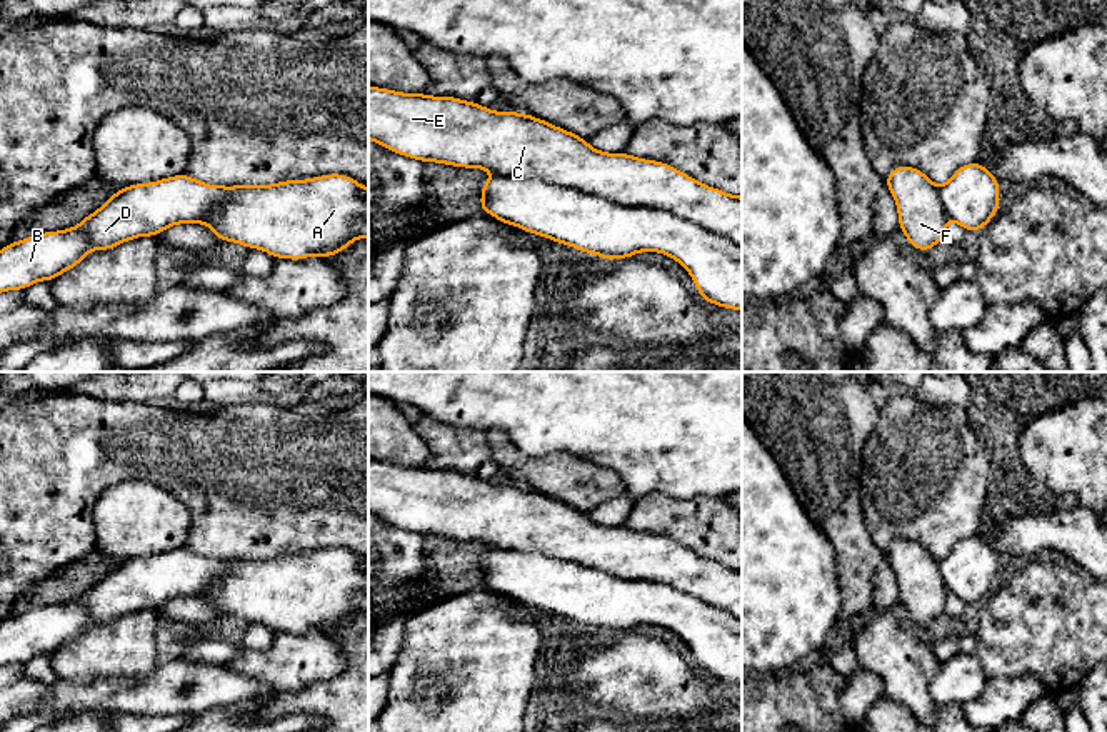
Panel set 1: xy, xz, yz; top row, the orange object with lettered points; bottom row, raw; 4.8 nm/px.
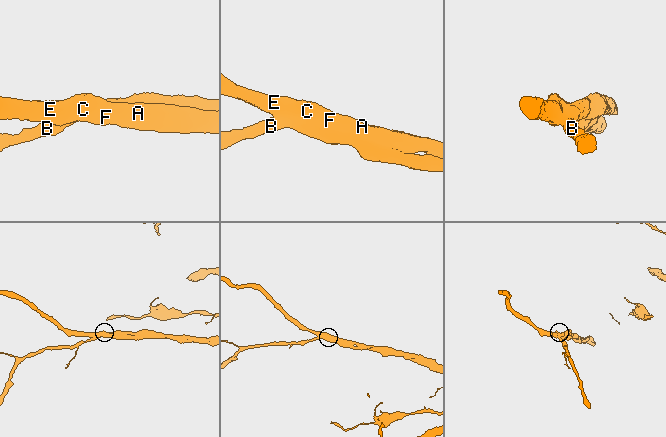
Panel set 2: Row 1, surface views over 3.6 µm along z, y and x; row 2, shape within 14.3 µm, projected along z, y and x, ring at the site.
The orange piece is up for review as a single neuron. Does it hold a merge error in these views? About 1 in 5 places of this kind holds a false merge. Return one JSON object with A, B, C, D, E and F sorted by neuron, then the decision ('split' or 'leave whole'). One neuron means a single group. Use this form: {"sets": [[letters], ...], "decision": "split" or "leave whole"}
{"sets": [["A", "B", "C", "D", "E", "F"]], "decision": "leave whole"}

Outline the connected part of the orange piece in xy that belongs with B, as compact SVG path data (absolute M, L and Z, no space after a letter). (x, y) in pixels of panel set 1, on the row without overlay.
M185 547L123 560L78 599L42 605L0 624L0 667L52 655L75 642L92 624L110 624L137 610L155 610L172 599L203 597L220 615L258 622L273 632L303 634L343 625L353 614L368 612L368 562L352 550L328 547L270 559L210 559Z

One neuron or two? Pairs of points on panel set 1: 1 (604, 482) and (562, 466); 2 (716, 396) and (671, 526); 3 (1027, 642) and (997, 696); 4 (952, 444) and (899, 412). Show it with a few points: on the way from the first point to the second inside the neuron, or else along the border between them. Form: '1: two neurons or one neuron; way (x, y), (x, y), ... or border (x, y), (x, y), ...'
1: one neuron; way (594, 482), (572, 476)
2: two neurons; border (639, 499), (649, 494), (719, 499)
3: two neurons; border (989, 677), (1034, 677), (1046, 689)
4: one neuron; way (939, 444), (931, 444), (912, 426)

